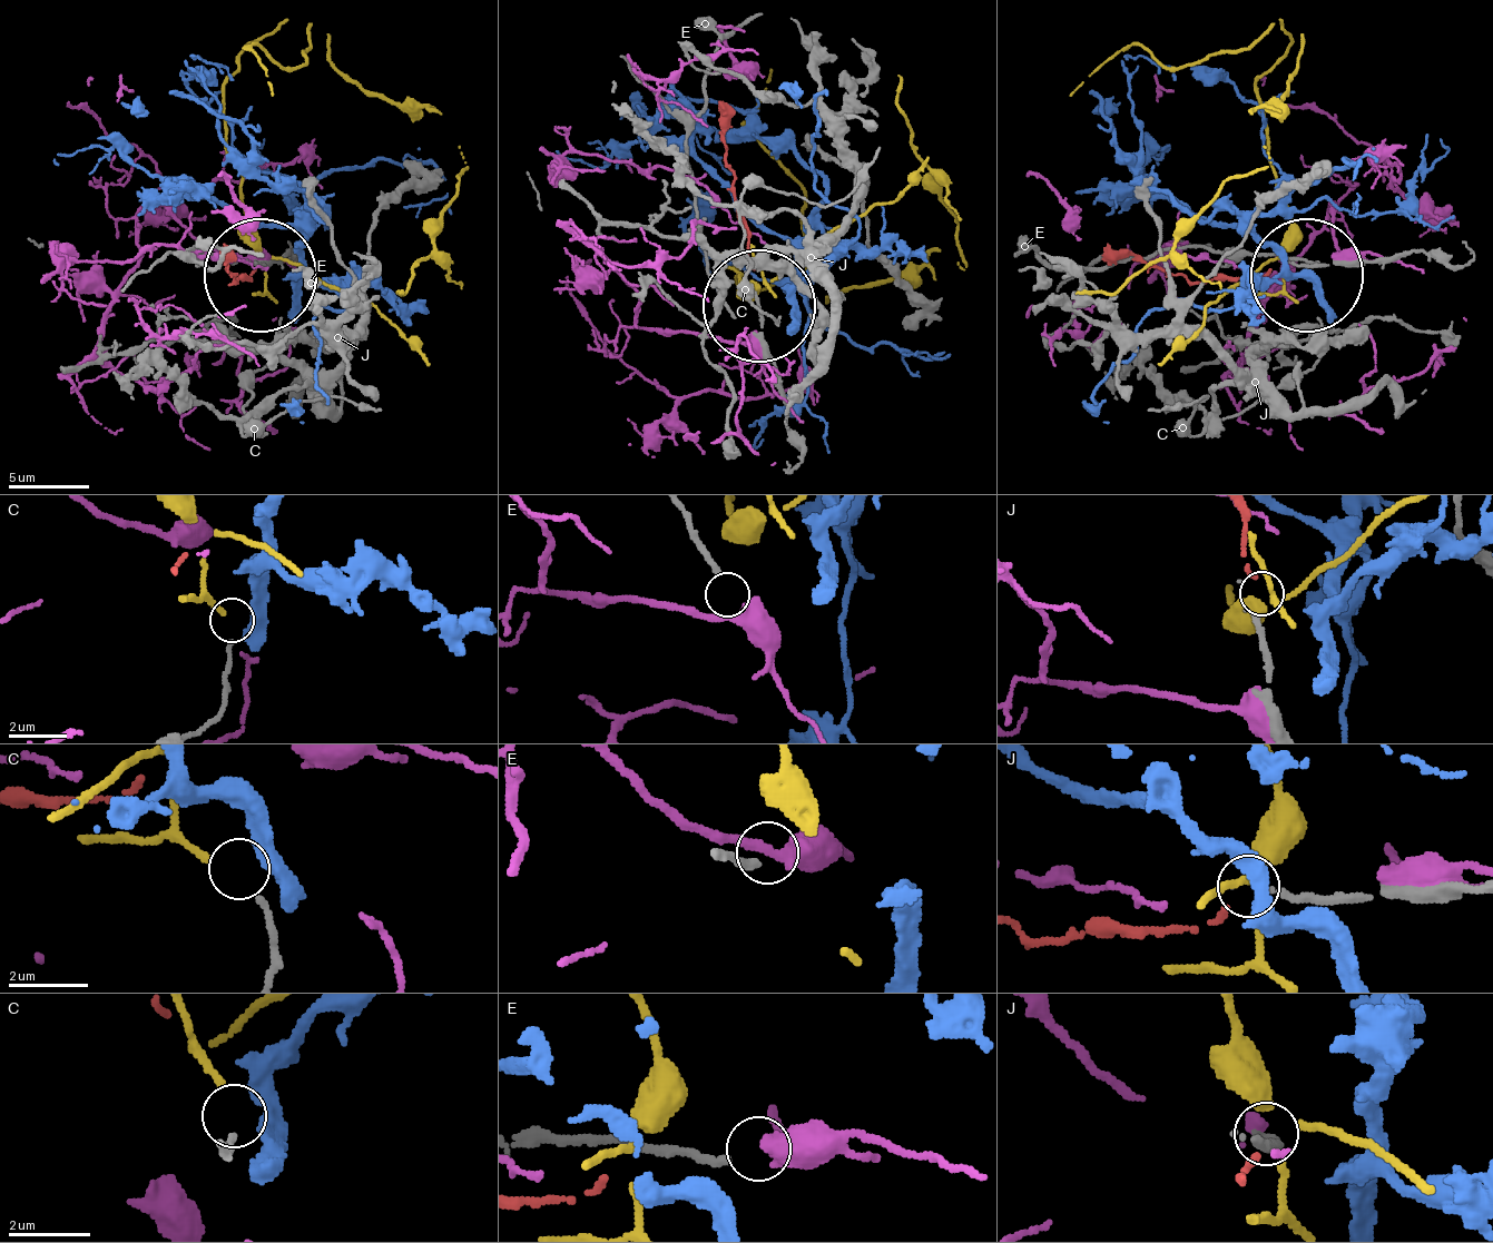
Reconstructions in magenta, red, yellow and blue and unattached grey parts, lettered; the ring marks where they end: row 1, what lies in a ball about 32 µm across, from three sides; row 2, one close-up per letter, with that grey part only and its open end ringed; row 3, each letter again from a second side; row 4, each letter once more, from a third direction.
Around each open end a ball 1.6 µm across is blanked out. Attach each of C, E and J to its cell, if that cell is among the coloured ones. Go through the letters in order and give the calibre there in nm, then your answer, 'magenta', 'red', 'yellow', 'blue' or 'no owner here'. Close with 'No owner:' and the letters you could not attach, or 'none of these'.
C: 150 nm | yellow
E: 220 nm | no owner here
J: 130 nm | red
No owner: E

